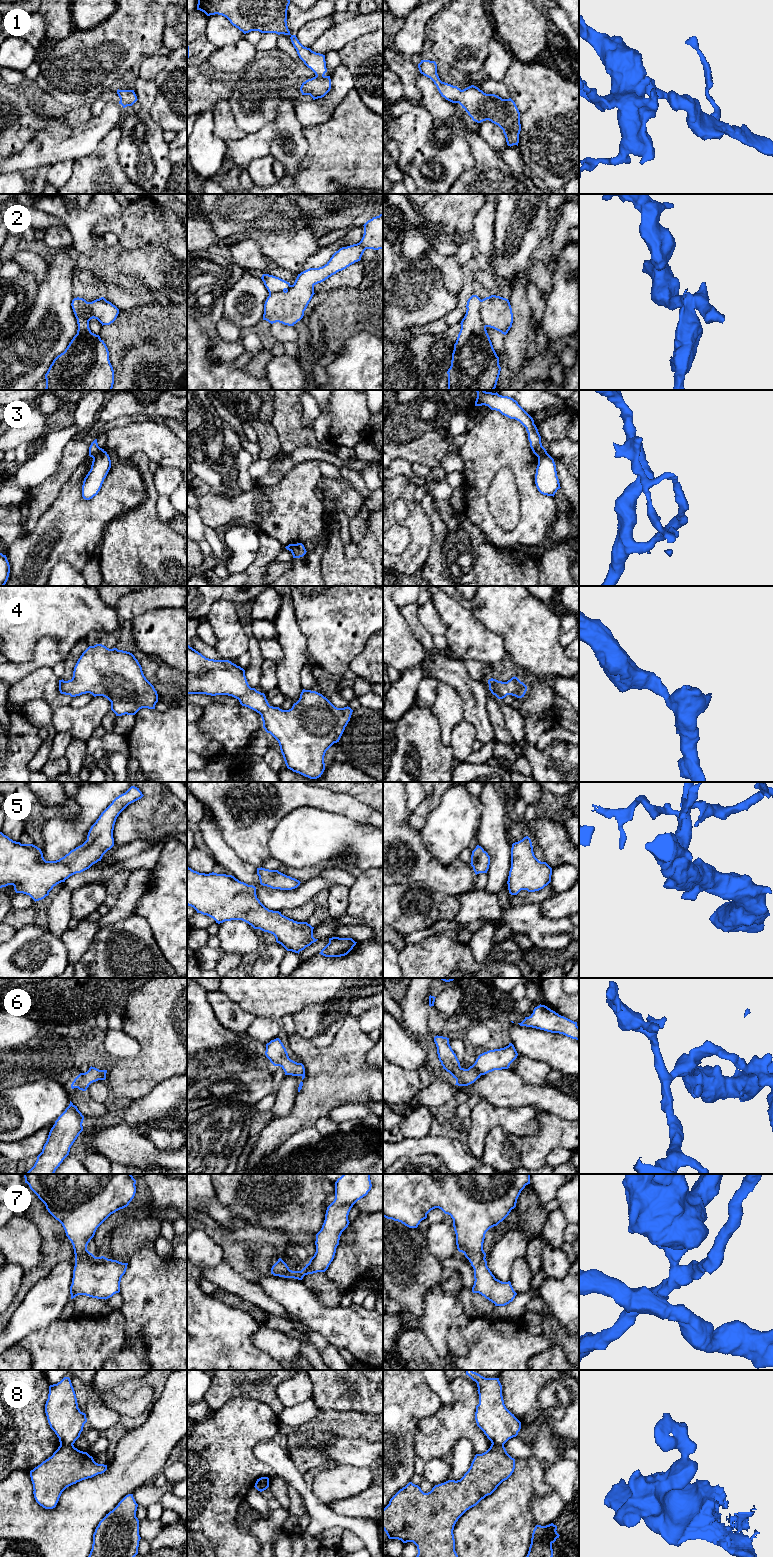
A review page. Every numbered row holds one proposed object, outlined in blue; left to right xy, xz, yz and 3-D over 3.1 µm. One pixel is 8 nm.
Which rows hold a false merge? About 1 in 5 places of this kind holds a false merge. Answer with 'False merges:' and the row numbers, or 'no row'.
False merges: 2, 3, 8

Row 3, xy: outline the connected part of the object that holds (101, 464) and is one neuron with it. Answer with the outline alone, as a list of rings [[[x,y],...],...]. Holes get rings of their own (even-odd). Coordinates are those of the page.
[[[102,451],[93,458],[91,469],[84,478],[82,485],[82,497],[90,500],[100,491],[104,479],[111,468],[111,460],[106,451]]]

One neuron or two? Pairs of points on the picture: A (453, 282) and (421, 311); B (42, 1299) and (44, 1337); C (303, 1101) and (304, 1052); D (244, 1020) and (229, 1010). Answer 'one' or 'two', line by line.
A: two
B: two
C: one
D: one

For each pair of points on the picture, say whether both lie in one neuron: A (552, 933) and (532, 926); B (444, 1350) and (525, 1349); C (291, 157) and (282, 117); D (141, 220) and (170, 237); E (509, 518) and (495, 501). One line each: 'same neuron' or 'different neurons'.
A: same neuron
B: same neuron
C: same neuron
D: same neuron
E: same neuron

